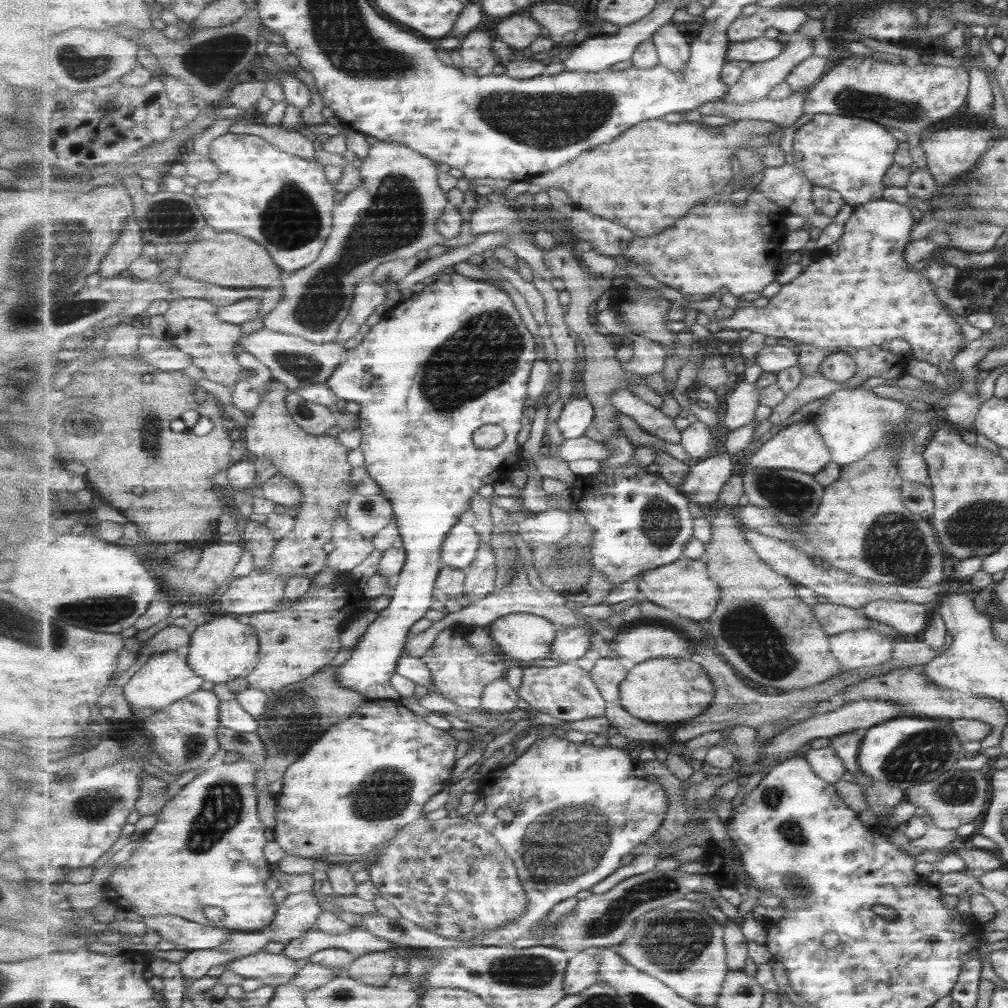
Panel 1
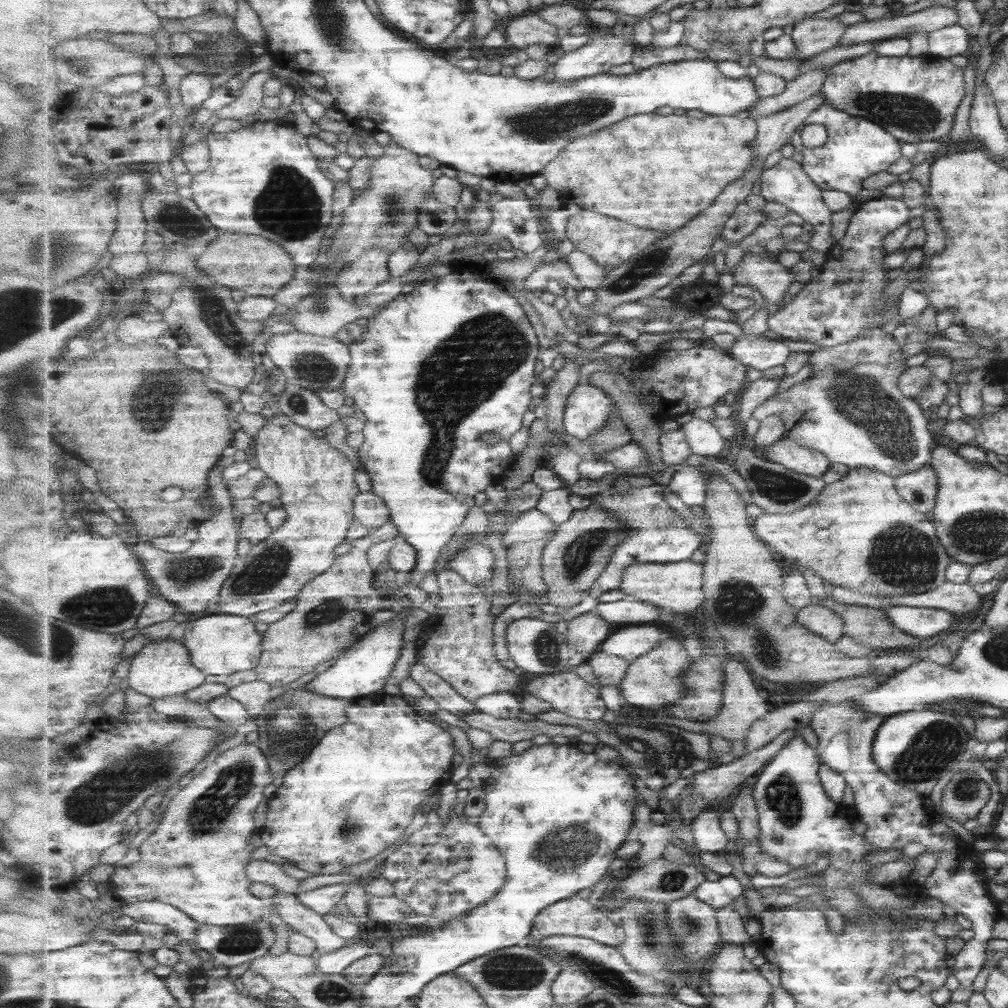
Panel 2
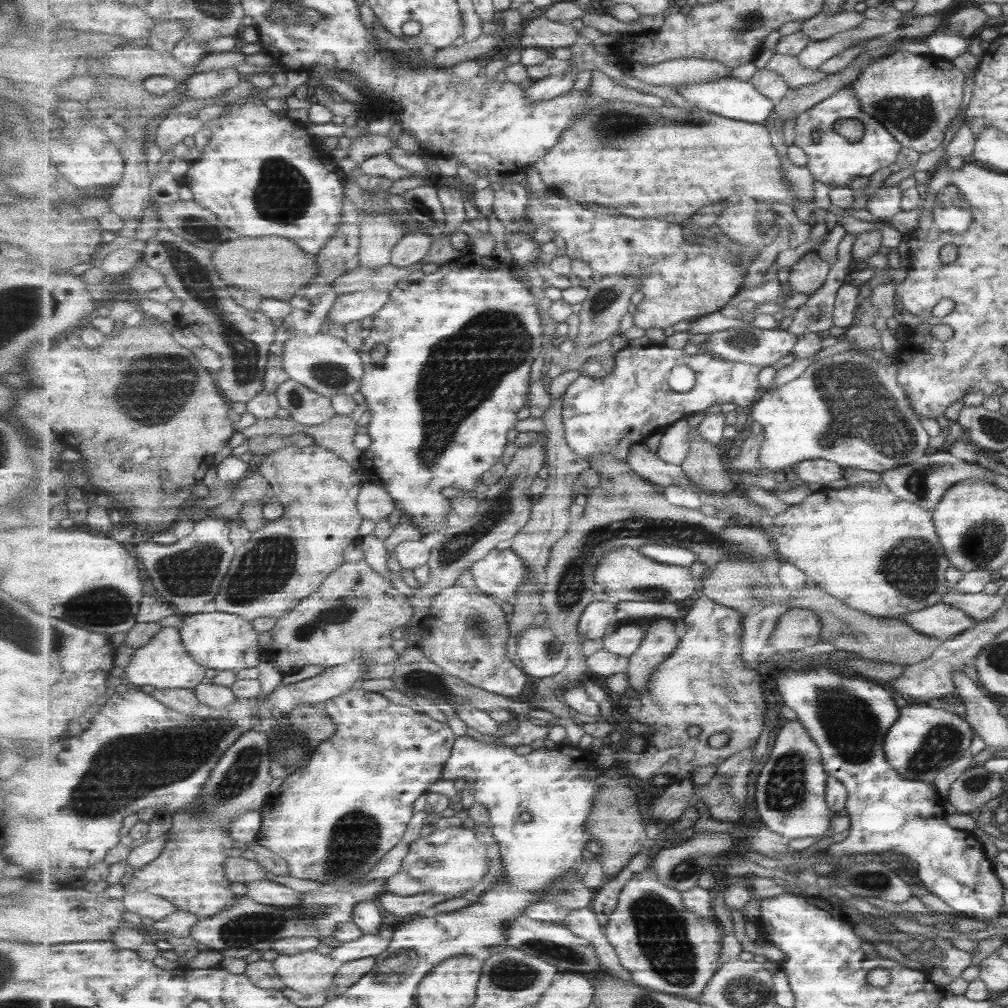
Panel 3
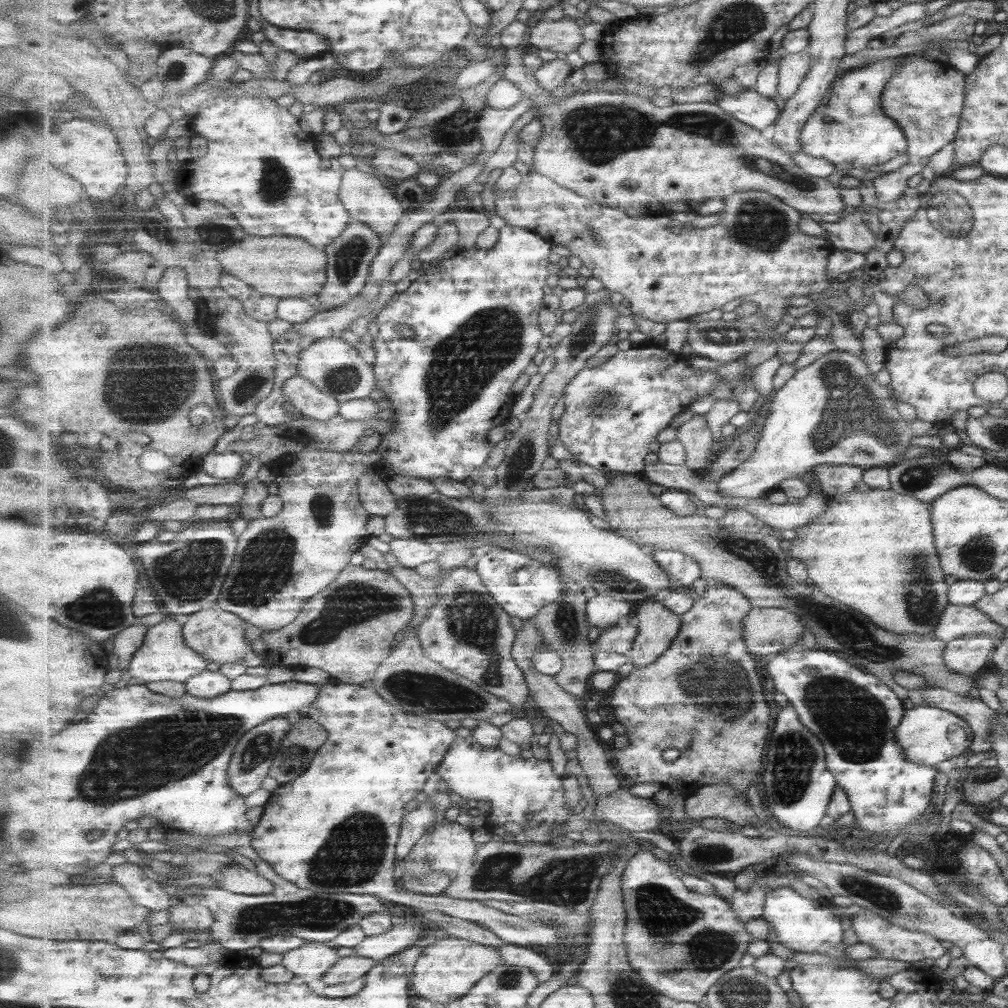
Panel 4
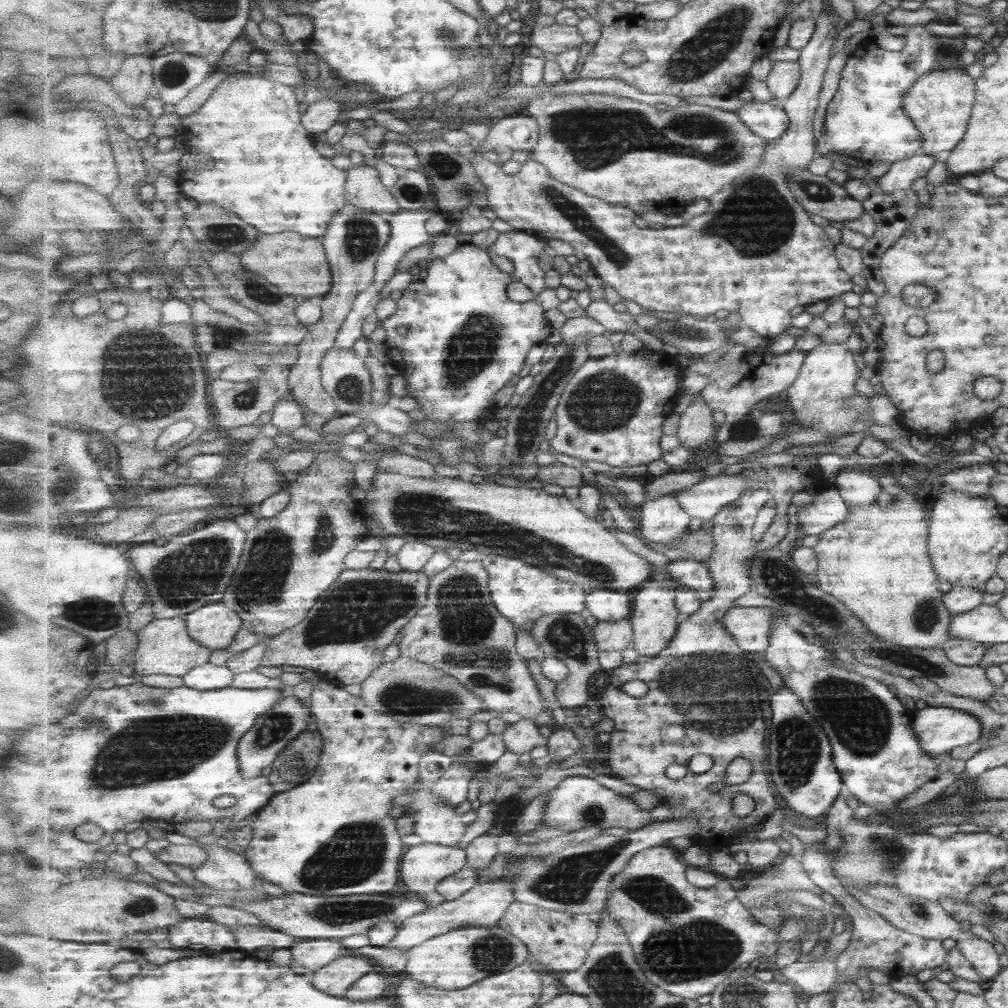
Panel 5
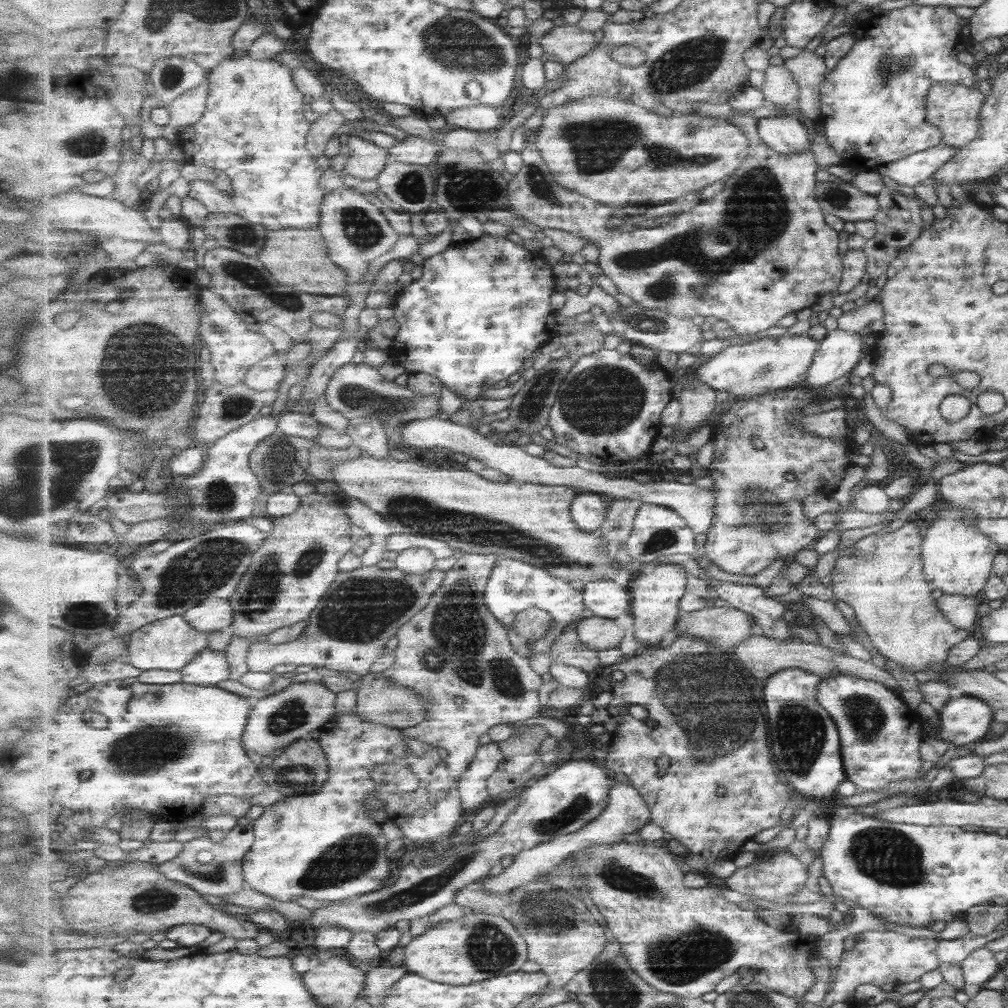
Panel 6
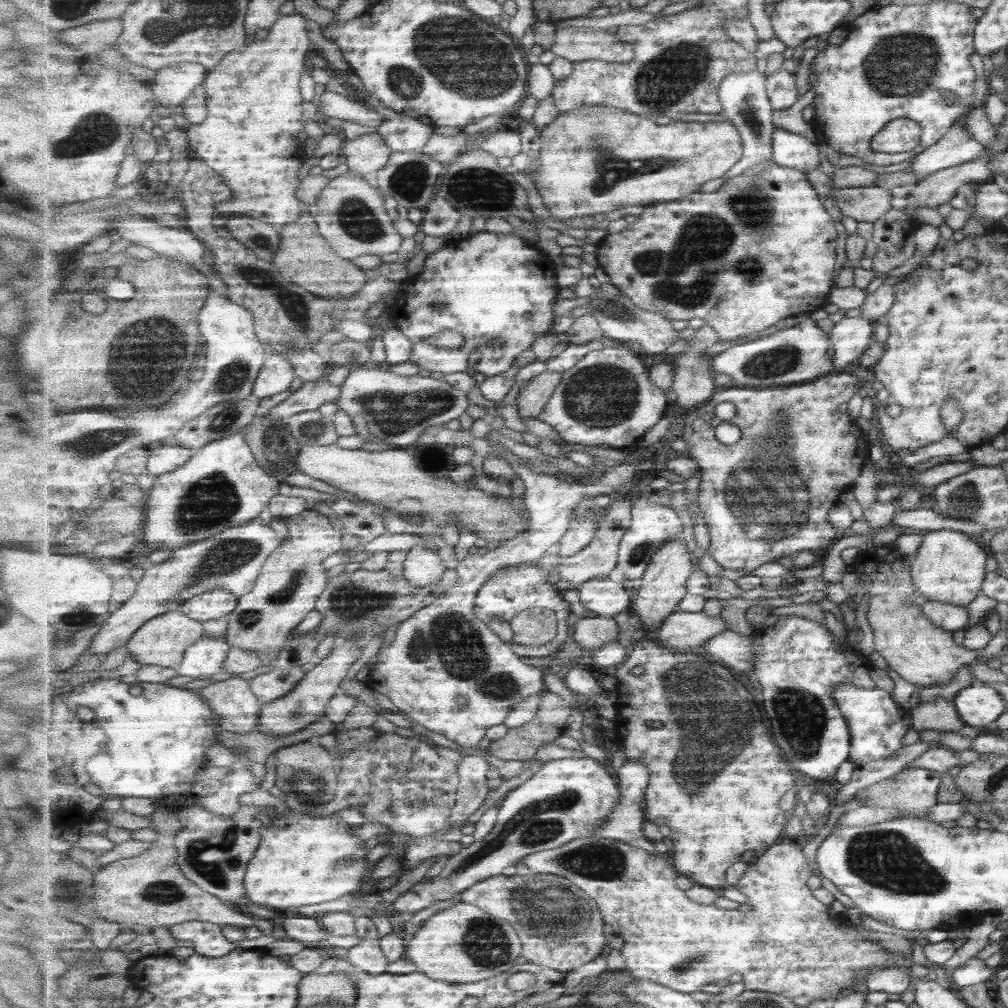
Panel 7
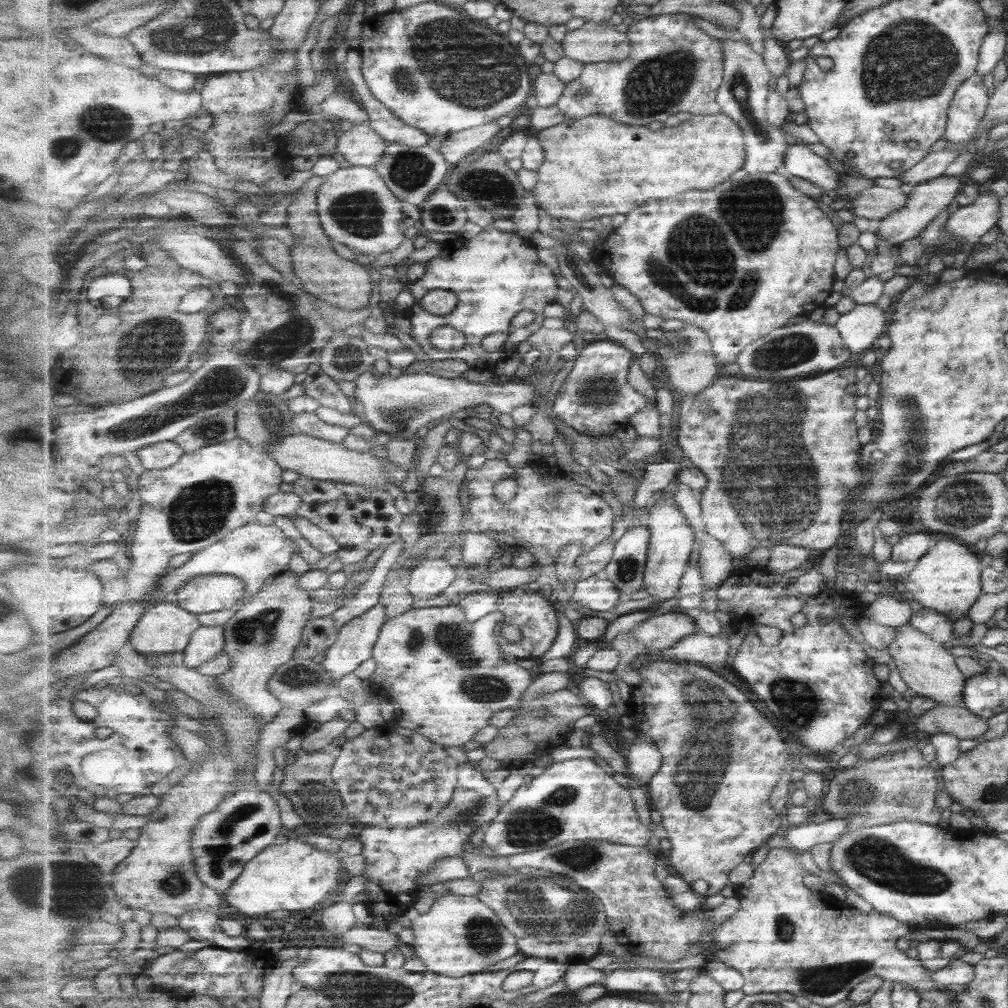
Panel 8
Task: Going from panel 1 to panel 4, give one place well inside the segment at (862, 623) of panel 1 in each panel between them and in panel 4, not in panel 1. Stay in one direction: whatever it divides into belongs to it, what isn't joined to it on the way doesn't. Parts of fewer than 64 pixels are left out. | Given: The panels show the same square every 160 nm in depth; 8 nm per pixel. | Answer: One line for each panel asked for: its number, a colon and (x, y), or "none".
2: (821, 620)
3: (796, 629)
4: (767, 631)

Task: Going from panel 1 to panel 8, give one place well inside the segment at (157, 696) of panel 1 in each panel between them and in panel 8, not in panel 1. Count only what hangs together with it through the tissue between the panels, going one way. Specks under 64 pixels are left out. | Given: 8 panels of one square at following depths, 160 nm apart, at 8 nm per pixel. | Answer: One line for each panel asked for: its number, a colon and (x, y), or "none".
2: (163, 668)
3: (163, 663)
4: (165, 655)
5: (165, 646)
6: (170, 644)
7: (162, 641)
8: (165, 628)

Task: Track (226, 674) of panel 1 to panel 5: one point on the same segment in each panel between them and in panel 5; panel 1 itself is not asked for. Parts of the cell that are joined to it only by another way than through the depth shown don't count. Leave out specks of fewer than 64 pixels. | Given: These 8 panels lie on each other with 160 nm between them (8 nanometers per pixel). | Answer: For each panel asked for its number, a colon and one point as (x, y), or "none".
2: (219, 643)
3: (223, 641)
4: (219, 635)
5: (215, 625)

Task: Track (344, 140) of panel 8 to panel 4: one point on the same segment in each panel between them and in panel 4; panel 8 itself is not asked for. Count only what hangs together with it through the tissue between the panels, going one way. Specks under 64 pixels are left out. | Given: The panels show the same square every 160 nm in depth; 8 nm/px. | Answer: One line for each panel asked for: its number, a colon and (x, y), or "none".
4: (368, 200)
5: (364, 187)
6: (366, 160)
7: (367, 154)

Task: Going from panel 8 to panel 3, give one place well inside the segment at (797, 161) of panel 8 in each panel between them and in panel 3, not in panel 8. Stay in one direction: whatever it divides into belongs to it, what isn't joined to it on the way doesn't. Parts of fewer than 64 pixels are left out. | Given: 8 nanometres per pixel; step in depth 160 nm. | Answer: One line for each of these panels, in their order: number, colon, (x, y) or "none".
3: (735, 99)
4: (752, 108)
5: (770, 122)
6: (787, 135)
7: (791, 150)

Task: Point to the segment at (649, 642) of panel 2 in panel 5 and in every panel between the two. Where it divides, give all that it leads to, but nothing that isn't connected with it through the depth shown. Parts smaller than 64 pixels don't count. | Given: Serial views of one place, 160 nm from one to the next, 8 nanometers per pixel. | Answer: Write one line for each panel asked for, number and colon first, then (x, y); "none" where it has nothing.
3: (625, 641)
4: (620, 639)
5: (609, 635)

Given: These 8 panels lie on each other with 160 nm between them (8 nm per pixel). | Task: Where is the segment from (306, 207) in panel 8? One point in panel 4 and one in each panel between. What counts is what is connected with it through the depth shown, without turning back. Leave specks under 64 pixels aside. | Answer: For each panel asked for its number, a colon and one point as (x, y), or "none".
4: (284, 266)
5: (296, 264)
6: (299, 258)
7: (304, 257)

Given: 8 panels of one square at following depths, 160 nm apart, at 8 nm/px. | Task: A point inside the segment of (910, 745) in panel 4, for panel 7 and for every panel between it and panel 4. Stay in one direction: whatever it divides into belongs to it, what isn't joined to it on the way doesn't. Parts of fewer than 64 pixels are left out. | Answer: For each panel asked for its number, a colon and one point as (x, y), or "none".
5: (939, 729)
6: (964, 720)
7: (978, 705)

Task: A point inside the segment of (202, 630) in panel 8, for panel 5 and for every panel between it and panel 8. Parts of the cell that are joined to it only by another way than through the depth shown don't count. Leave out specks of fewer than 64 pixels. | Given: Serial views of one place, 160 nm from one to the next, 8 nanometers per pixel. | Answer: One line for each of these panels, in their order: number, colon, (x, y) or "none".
5: (207, 676)
6: (210, 667)
7: (206, 657)

